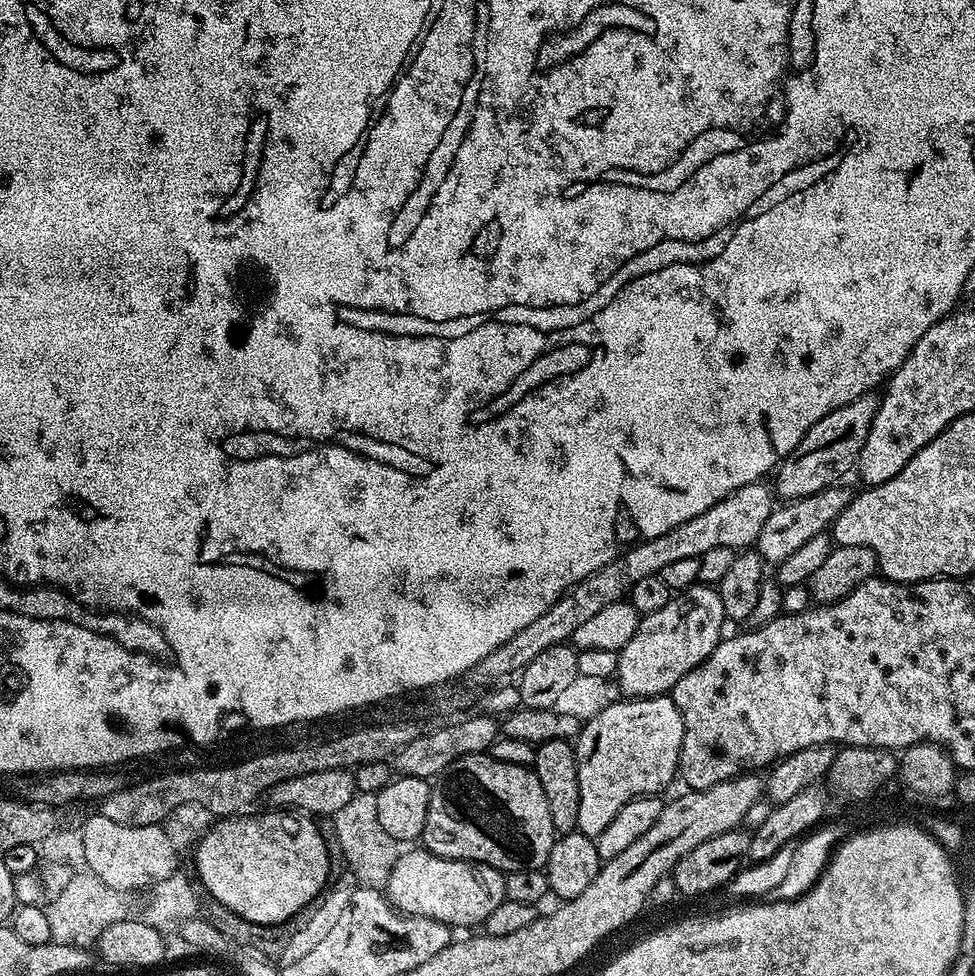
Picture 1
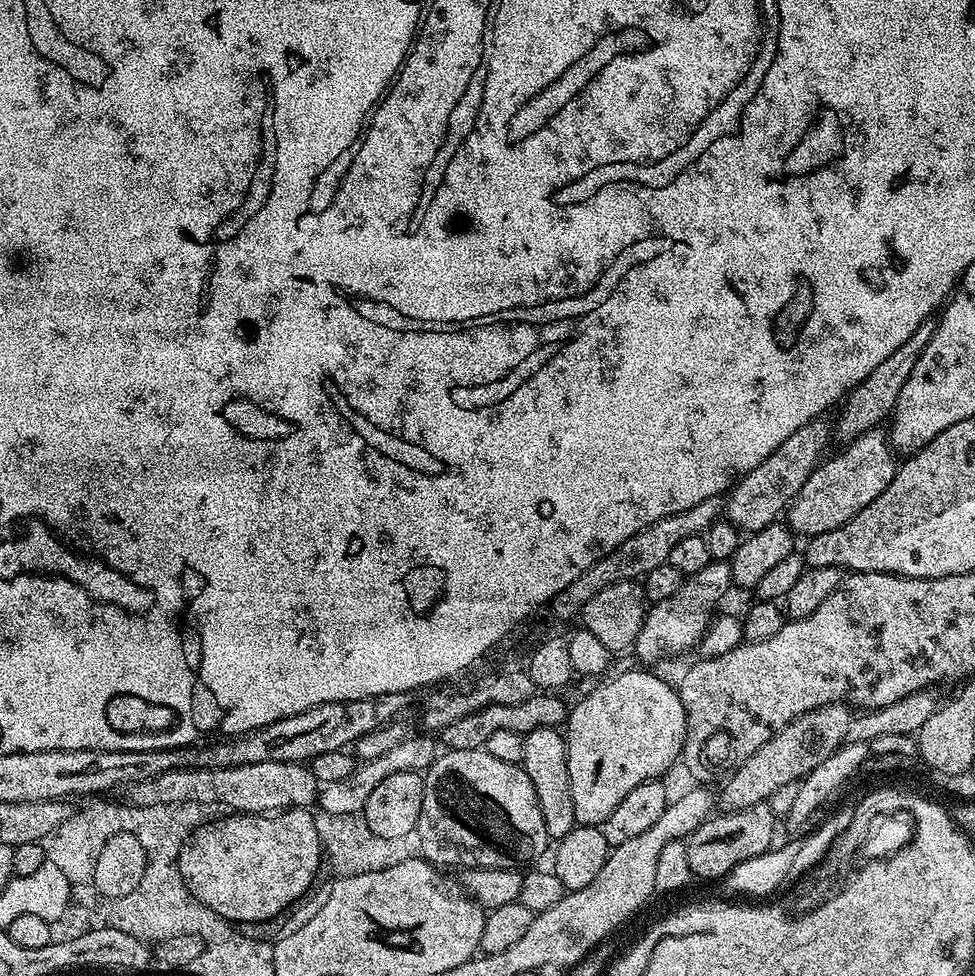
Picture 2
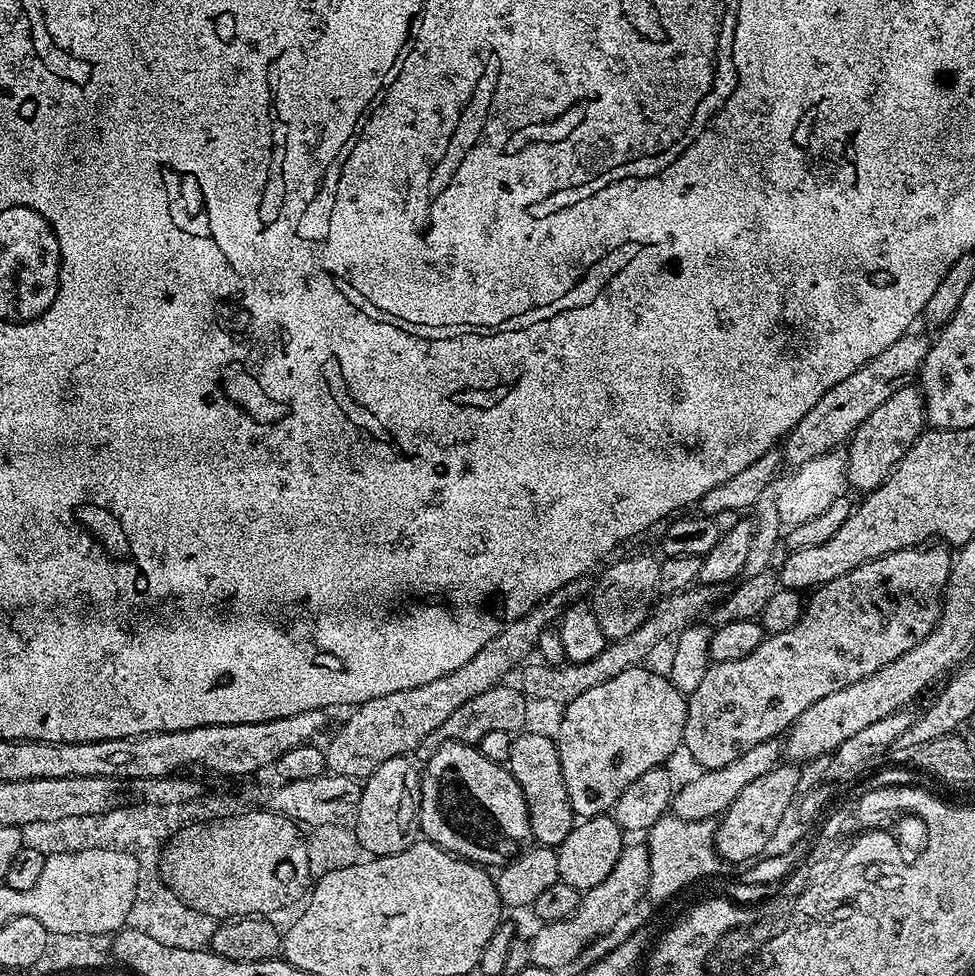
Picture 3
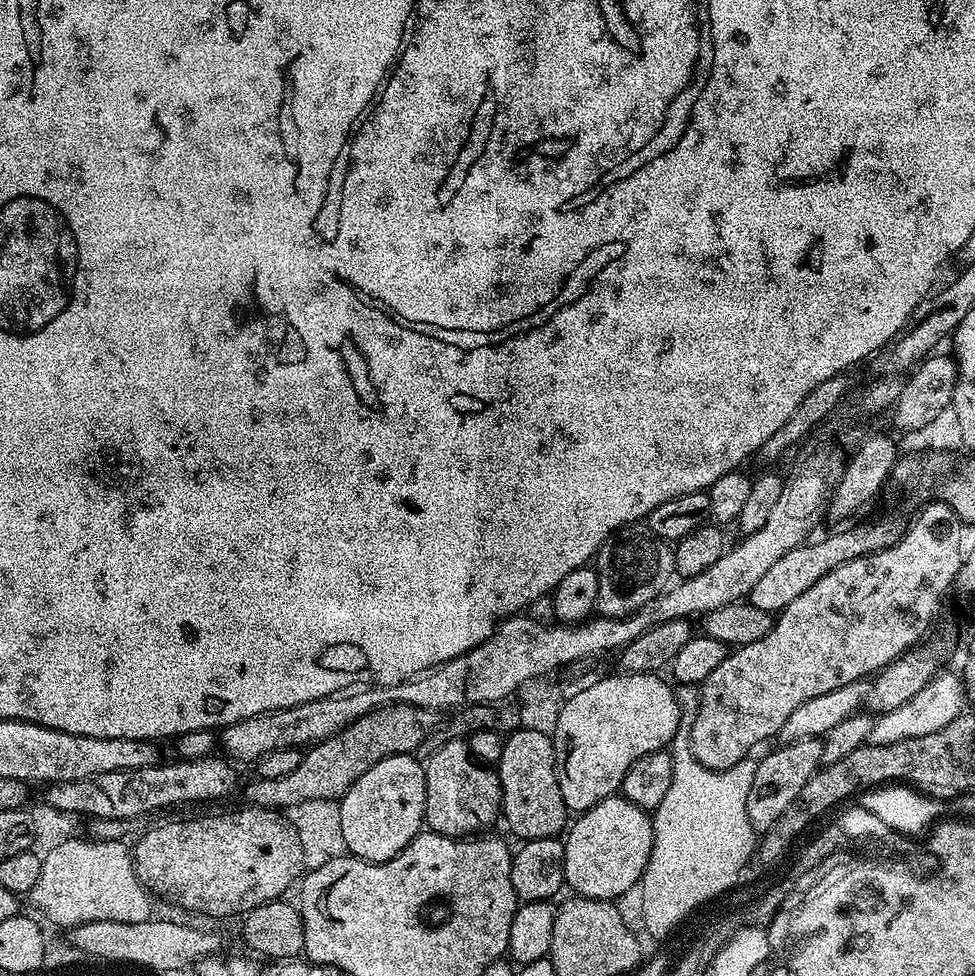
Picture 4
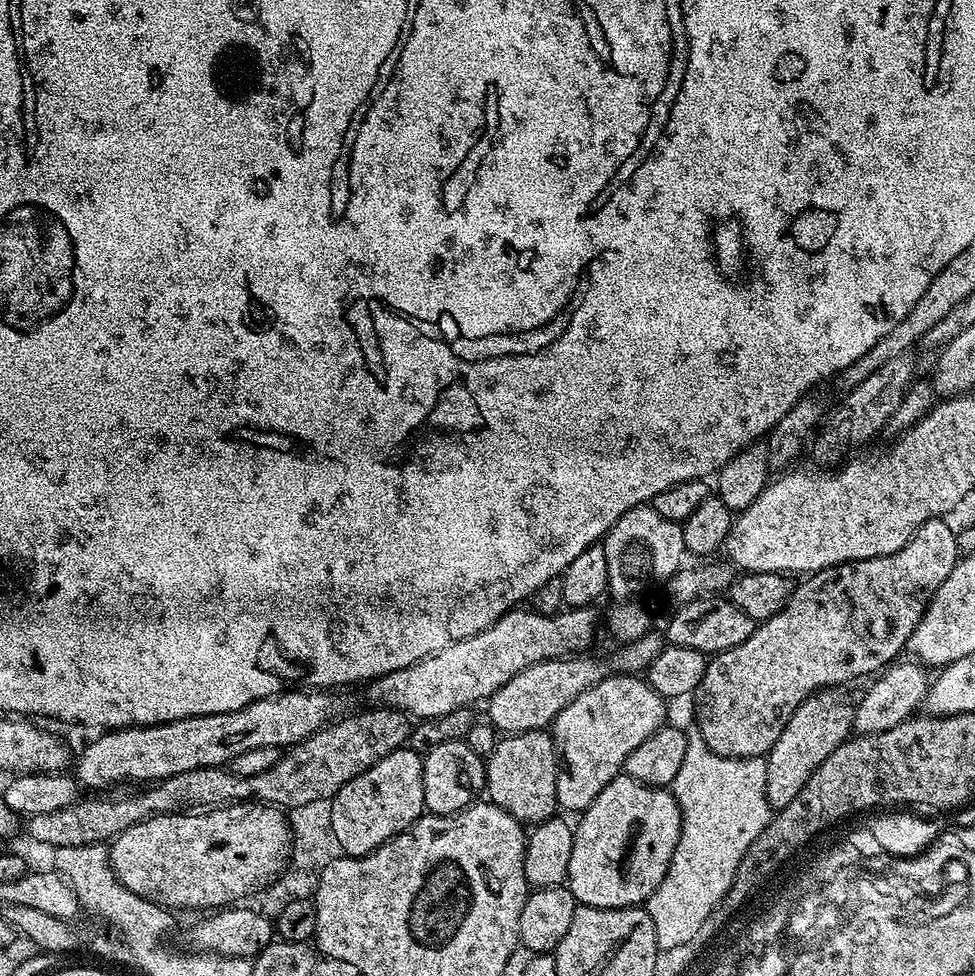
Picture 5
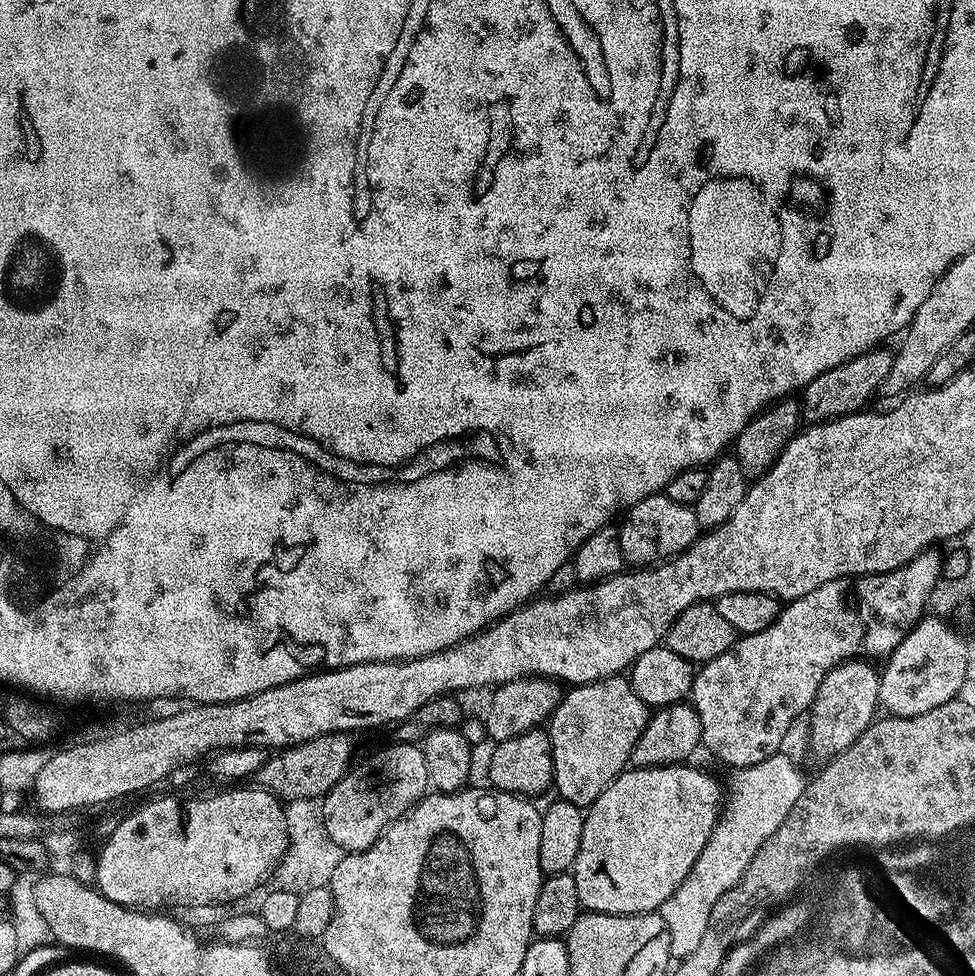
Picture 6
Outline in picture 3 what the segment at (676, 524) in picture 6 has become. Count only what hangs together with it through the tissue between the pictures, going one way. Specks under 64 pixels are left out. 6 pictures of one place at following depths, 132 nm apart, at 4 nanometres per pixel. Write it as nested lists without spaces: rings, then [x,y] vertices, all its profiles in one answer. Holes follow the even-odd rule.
[[[640,552],[637,556],[624,556],[621,560],[613,559],[608,569],[595,581],[590,593],[590,603],[596,611],[598,626],[602,626],[602,634],[610,642],[624,640],[626,634],[638,630],[642,622],[652,611],[657,599],[660,583],[660,560]]]

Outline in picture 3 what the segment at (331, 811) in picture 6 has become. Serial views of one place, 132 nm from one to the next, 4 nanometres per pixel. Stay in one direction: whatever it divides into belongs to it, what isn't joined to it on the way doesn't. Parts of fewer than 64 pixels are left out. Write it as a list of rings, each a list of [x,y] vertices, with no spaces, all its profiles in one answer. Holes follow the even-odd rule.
[[[399,756],[390,758],[390,762],[382,762],[374,774],[370,774],[362,784],[362,798],[358,806],[358,814],[354,821],[354,831],[364,847],[365,853],[373,857],[389,856],[406,850],[410,845],[421,839],[420,831],[420,781],[422,779],[418,768],[411,764],[411,759]]]

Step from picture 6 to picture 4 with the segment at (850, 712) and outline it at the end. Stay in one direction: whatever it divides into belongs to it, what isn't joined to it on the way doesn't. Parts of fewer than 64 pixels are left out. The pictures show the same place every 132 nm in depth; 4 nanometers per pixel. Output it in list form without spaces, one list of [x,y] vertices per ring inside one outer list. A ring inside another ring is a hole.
[[[820,738],[780,744],[773,752],[768,752],[761,760],[755,761],[754,786],[750,786],[747,810],[757,833],[763,834],[772,828],[774,822],[778,822],[778,818],[786,814],[794,798],[802,794],[802,786],[806,786],[806,782],[810,782],[812,775],[821,767],[823,746],[823,739]]]

